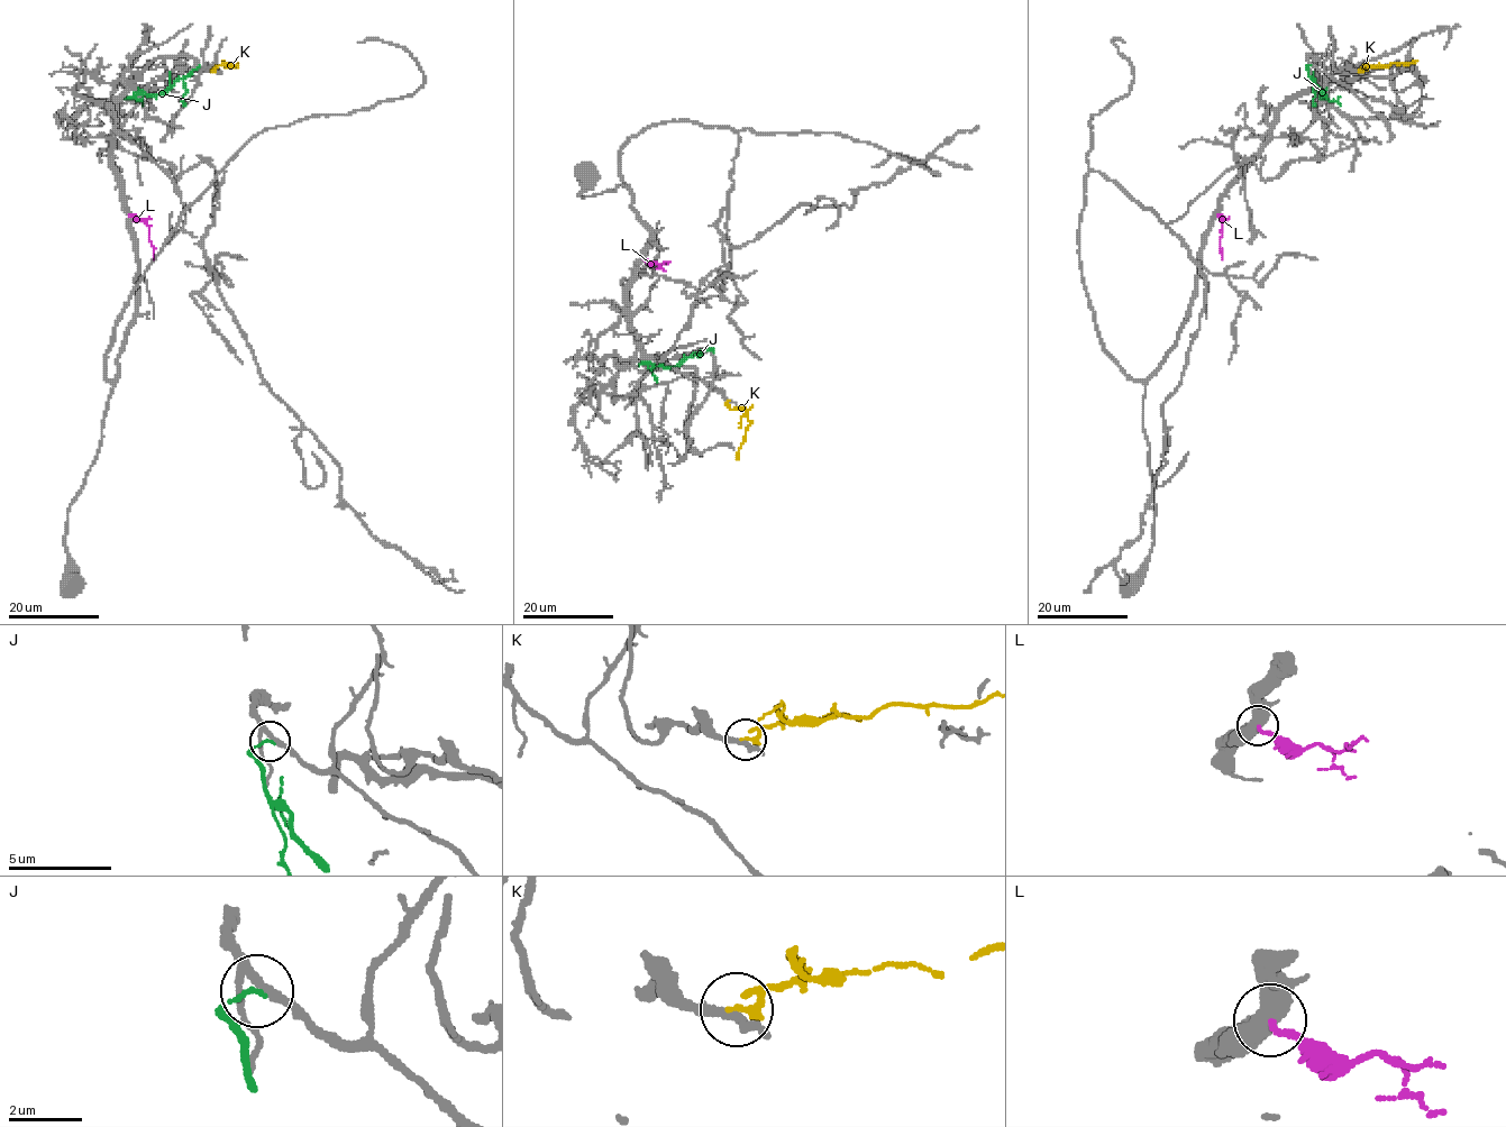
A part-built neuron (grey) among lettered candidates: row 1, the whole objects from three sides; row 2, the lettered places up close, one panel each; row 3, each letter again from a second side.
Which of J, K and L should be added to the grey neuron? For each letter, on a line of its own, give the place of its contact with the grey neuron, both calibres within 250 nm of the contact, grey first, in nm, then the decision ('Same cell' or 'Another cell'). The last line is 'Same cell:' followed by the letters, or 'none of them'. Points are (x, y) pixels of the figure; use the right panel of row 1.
J: Touches grey at (1311, 64). Thickness 240 nm (grey) against 110 nm. Another cell
K: Touches grey at (1359, 71). Thickness 280 nm (grey) against 240 nm. Another cell
L: Touches grey at (1216, 214). Thickness 550 nm (grey) against 200 nm. Another cell
Same cell: none of them

